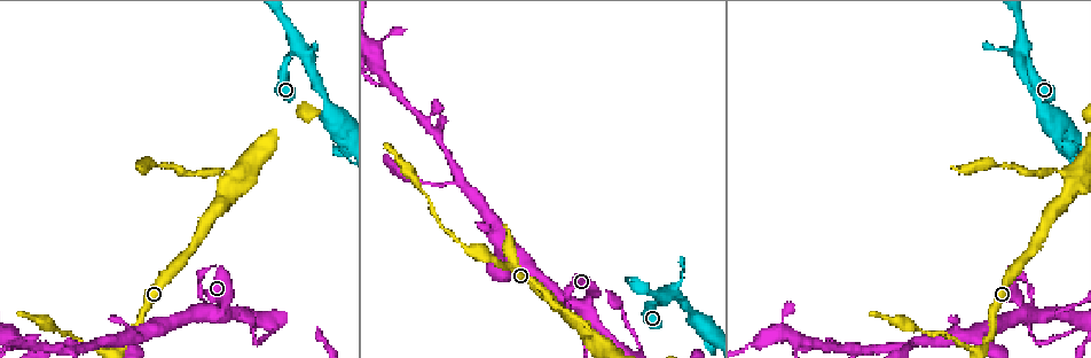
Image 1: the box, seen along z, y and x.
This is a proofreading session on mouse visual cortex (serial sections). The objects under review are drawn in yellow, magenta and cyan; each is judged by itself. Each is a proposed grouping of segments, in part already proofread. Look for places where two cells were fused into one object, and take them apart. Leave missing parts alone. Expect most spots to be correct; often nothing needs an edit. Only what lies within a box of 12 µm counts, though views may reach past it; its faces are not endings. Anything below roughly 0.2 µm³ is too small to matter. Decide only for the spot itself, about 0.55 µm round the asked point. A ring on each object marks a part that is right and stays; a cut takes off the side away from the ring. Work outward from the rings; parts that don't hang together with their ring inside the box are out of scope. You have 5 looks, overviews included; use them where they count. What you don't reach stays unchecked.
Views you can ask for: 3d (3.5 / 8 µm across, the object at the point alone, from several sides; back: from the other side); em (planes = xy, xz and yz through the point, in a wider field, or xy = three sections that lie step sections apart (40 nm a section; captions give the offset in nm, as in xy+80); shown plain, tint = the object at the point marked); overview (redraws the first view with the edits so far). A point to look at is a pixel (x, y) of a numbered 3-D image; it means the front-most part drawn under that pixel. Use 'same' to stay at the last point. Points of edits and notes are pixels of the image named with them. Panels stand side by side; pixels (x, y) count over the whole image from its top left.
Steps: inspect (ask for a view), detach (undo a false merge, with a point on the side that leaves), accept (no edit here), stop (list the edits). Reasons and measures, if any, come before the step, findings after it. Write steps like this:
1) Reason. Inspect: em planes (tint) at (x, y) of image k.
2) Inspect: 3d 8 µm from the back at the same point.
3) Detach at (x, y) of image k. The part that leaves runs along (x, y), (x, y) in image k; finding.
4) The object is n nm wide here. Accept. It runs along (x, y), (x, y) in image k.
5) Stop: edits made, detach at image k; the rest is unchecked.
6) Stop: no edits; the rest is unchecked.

Abrupt turn. Inspect: 3d 3.5 µm at (597, 344) of image 1.

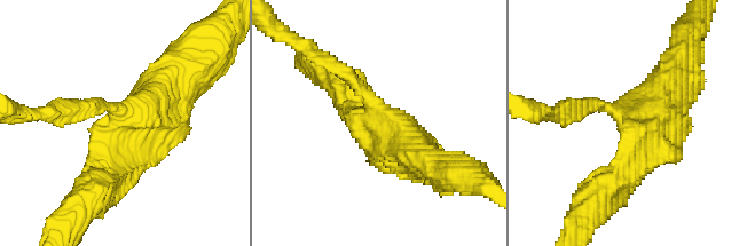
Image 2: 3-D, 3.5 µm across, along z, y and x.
Inspect: em xy step 5 (tint) at (115, 130) of image 2.

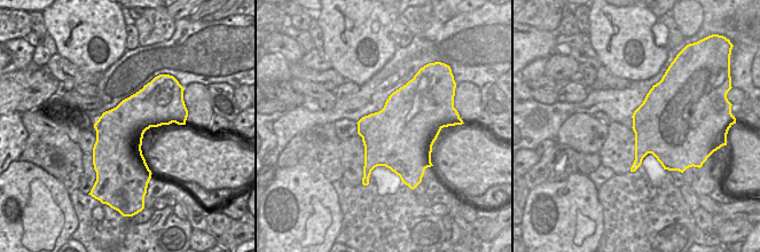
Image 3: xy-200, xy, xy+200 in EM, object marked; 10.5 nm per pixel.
Inspect: em xy step 3 (tint) at the same point.

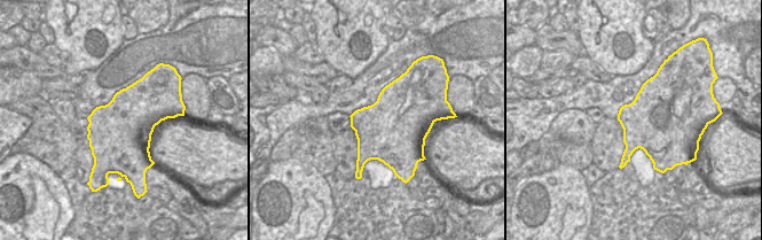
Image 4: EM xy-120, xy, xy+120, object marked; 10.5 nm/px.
Accept. It runs along (95, 184), (109, 135), (170, 89) in image 2; continuous, no second cell.

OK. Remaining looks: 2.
Arms part here. Inspect: 3d 3.5 µm at (296, 47) of image 1.

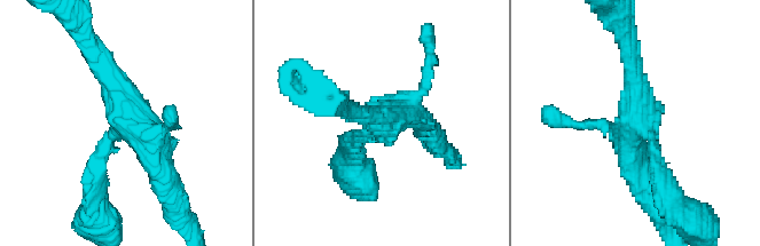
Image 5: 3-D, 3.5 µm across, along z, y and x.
Accept. It runs along (352, 150), (398, 109), (423, 121) in image 5; continuous, no second cell.

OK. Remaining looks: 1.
Stop: no edits; the rest is unchecked.

